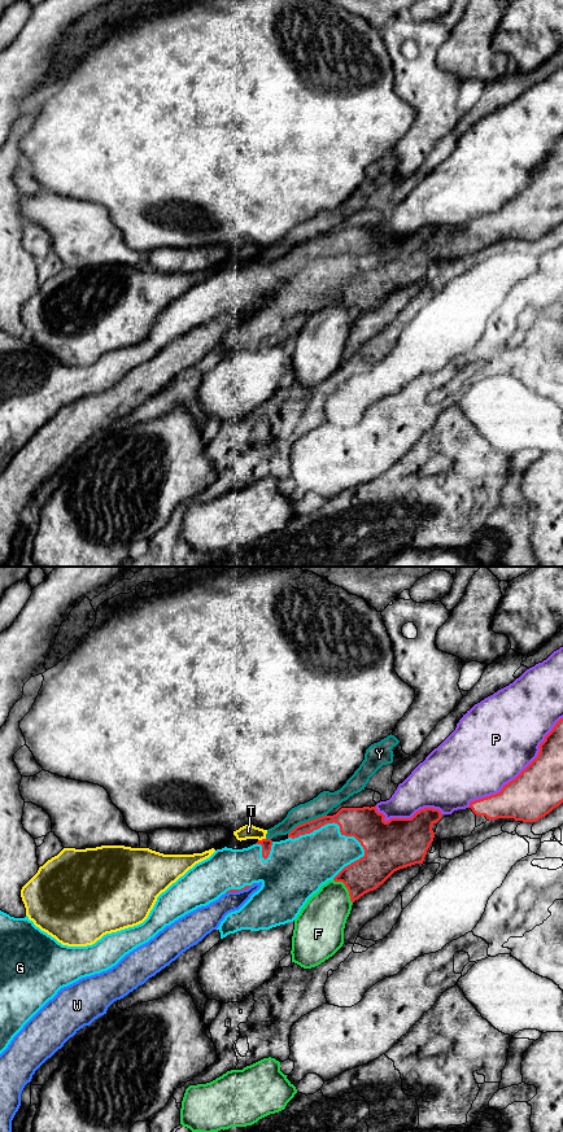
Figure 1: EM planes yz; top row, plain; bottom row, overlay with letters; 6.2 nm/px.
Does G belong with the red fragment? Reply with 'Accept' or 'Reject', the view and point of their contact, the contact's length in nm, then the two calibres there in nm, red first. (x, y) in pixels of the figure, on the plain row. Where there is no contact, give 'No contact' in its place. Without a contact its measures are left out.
Accept. Touches red at yz (332, 241). Shared border 500 nm. Thickness 220 nm (red) against 320 nm

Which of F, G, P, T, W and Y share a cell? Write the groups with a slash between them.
F / G / P / T / W / Y

